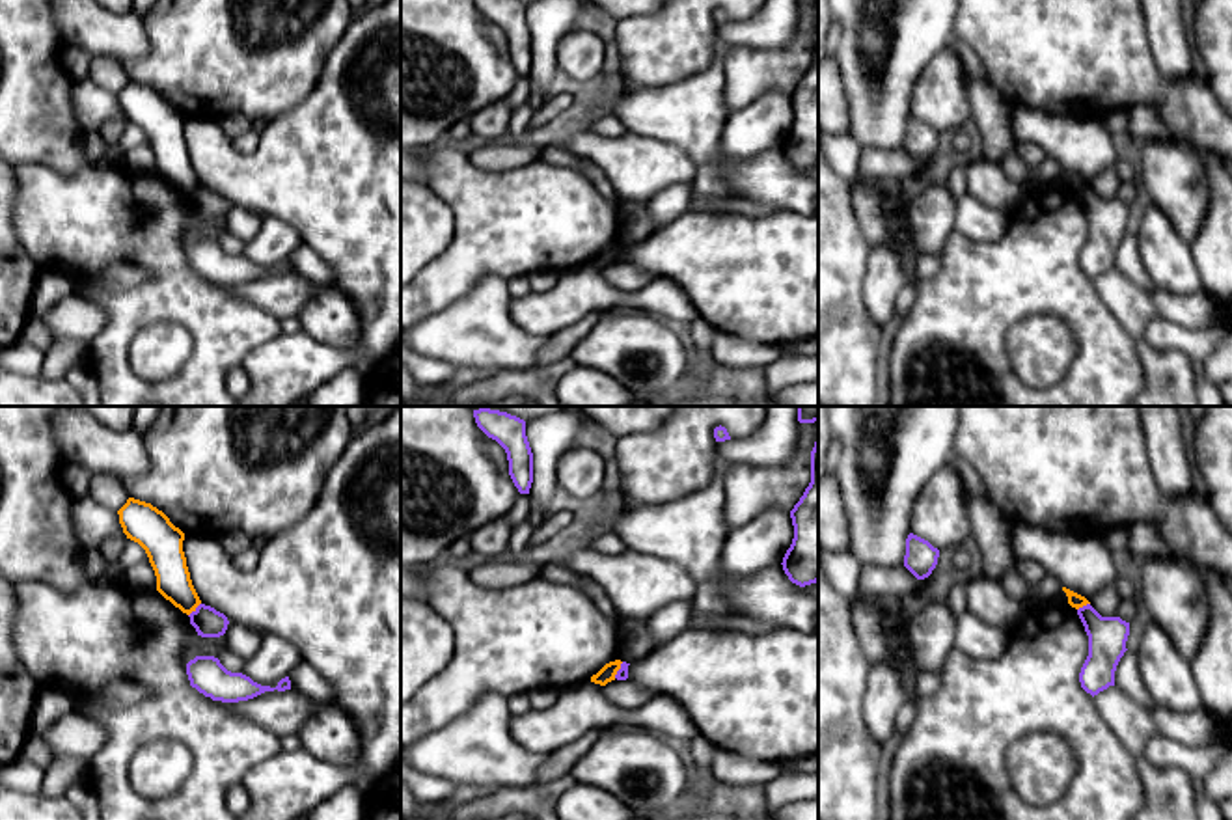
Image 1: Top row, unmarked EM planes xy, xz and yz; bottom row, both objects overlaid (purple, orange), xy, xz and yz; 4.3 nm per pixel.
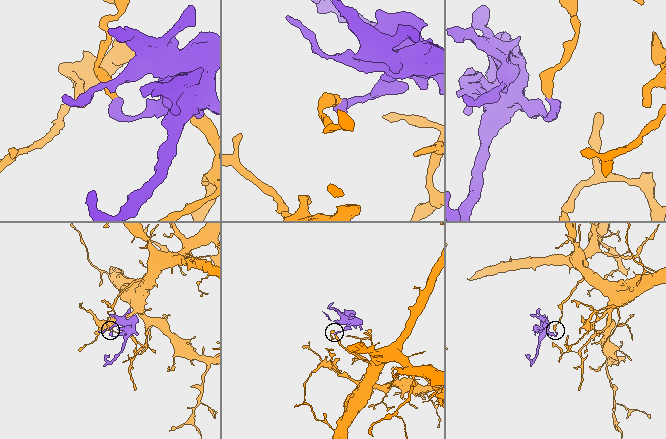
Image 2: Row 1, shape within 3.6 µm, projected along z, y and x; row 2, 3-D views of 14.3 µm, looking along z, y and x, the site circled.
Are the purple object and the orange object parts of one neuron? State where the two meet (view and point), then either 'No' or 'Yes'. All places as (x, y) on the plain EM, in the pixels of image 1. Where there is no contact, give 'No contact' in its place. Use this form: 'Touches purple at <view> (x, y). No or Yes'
Touches purple at xy (196, 192). No

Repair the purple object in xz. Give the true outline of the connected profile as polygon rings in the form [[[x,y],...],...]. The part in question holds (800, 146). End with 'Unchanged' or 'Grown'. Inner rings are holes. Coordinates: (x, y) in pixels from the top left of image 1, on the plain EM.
[[[818,22],[811,34],[811,65],[790,93],[794,121],[783,153],[800,170],[818,164]]]. Unchanged

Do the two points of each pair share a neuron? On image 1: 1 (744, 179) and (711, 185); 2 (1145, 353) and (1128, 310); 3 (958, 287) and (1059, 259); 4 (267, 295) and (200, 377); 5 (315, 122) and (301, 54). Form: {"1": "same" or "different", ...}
{"1": "different", "2": "different", "3": "same", "4": "different", "5": "different"}

